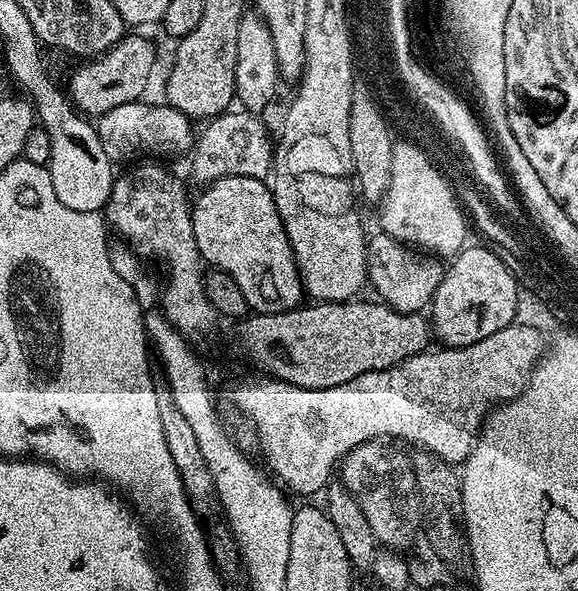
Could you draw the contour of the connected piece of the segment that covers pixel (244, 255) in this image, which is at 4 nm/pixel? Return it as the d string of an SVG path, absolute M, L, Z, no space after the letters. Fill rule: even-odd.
M224 176L213 184L201 187L200 197L191 201L194 242L200 251L201 261L205 265L222 270L234 278L242 298L246 298L253 313L289 312L291 308L301 307L306 293L301 283L300 271L296 269L296 258L284 229L282 218L276 209L276 197L264 180L255 180L245 176Z

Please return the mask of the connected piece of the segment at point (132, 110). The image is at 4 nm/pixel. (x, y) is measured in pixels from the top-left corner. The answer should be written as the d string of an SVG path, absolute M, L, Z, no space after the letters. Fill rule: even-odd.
M167 102L160 104L123 104L114 106L95 121L98 138L102 138L102 150L114 162L137 158L164 158L160 156L180 156L191 153L194 147L194 124ZM135 156L140 156L136 157Z

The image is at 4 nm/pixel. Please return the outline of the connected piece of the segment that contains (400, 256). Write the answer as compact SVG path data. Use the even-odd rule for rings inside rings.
M377 231L367 239L368 245L368 282L378 292L383 303L388 303L399 312L423 311L437 292L444 277L445 265L432 254L416 251L384 231ZM424 307L424 309L422 309Z

